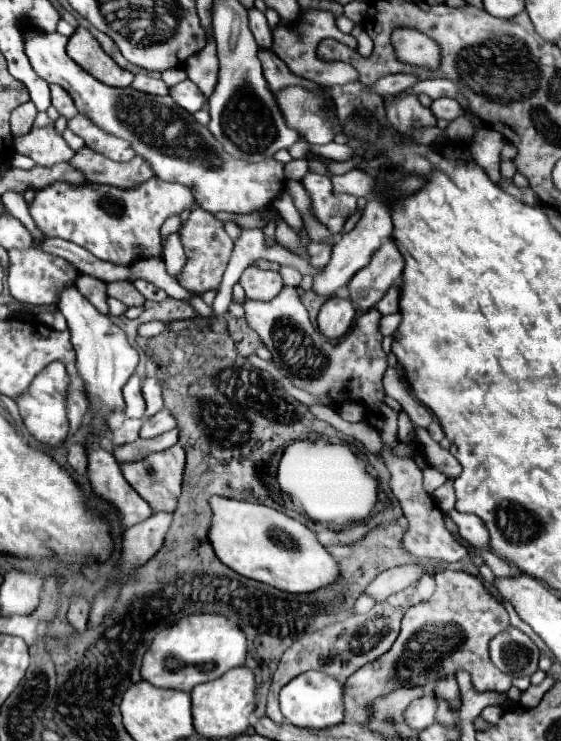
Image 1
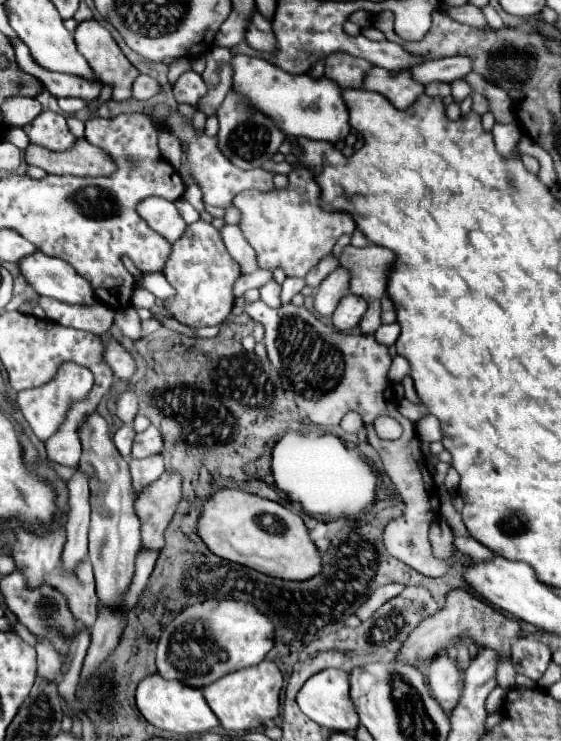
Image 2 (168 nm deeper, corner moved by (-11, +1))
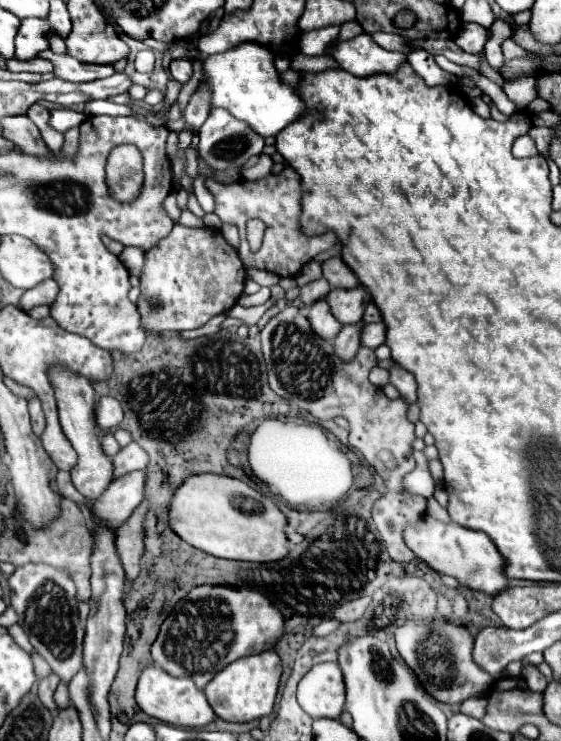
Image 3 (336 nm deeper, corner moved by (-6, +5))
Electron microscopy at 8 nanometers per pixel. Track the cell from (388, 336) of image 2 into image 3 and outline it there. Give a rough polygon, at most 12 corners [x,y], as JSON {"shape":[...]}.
{"shape":[[385,323],[363,327],[361,343],[377,349],[385,343]]}

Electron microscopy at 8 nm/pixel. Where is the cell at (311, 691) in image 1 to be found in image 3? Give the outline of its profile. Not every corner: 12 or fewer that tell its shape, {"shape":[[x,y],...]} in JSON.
{"shape":[[337,663],[299,681],[297,701],[313,719],[339,719],[345,685]]}

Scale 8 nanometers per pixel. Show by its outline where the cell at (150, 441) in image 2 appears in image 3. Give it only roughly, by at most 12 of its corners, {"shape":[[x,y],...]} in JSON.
{"shape":[[131,441],[113,457],[115,477],[145,469],[147,453]]}

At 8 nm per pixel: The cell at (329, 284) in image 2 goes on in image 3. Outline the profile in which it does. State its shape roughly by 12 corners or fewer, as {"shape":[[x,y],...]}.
{"shape":[[321,297],[307,313],[319,337],[335,337],[341,323],[335,321],[327,299]]}

